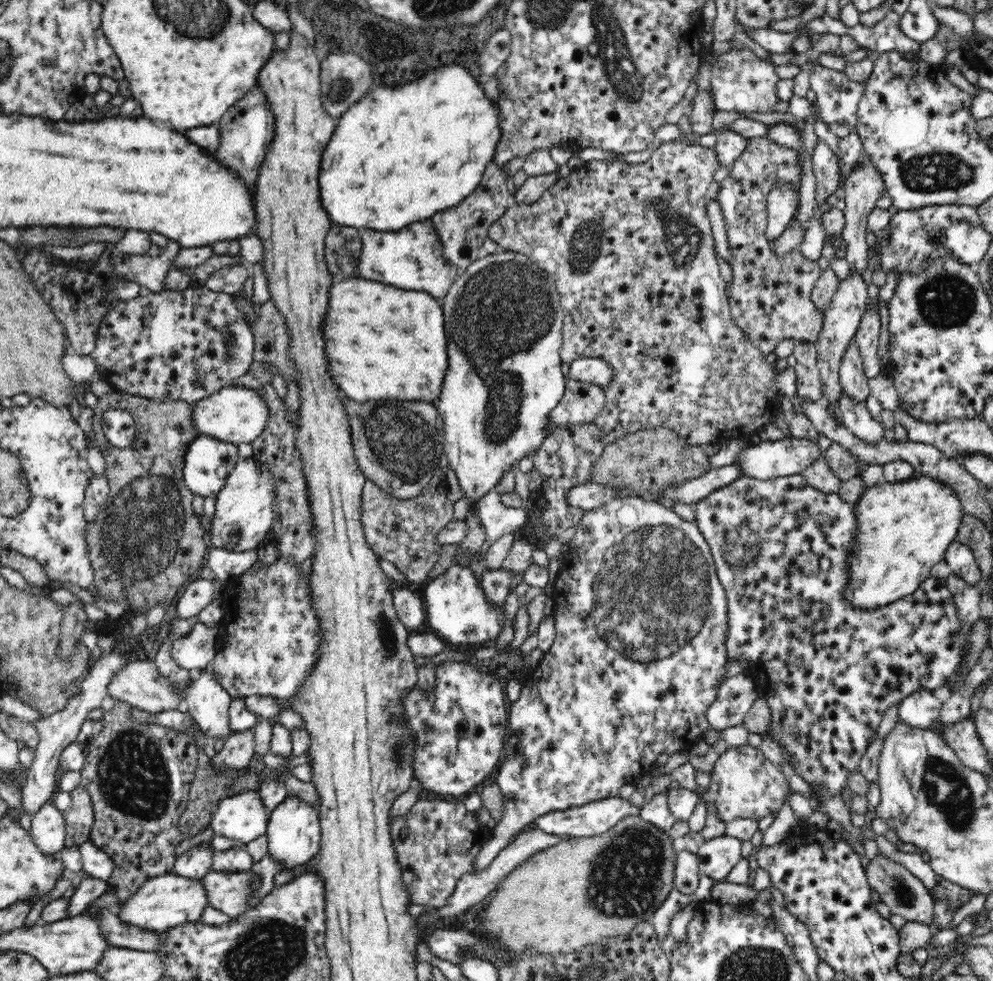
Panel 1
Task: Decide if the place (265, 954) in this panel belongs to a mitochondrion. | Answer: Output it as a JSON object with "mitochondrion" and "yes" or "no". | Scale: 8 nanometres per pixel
{"mitochondrion":"yes"}

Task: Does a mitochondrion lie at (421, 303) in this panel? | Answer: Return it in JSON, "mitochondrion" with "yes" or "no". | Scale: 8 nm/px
{"mitochondrion":"no"}

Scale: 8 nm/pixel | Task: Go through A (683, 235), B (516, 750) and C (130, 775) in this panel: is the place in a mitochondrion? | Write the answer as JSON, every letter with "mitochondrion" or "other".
{"A":"mitochondrion","B":"other","C":"mitochondrion"}

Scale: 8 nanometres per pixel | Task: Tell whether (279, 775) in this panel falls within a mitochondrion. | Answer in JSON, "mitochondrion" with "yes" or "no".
{"mitochondrion":"no"}

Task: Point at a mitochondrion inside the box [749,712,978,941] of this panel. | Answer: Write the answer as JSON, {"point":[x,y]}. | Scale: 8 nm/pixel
{"point":[944,787]}

